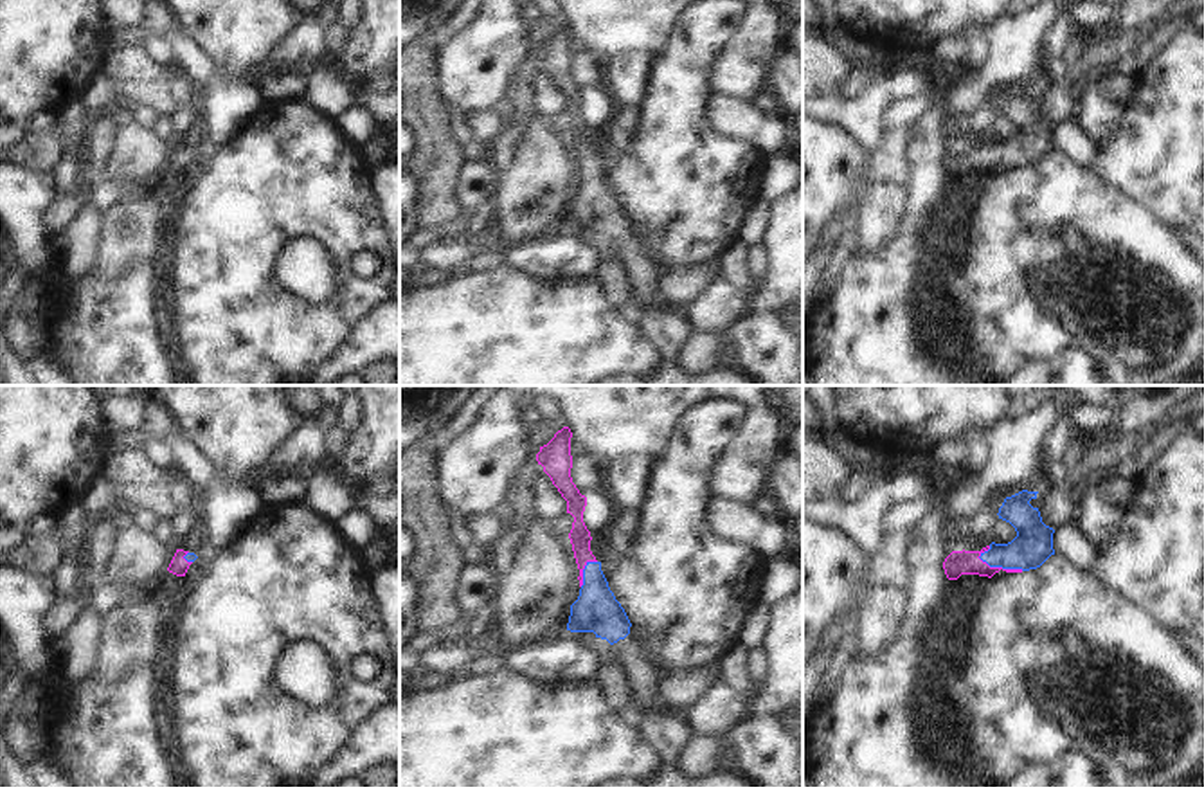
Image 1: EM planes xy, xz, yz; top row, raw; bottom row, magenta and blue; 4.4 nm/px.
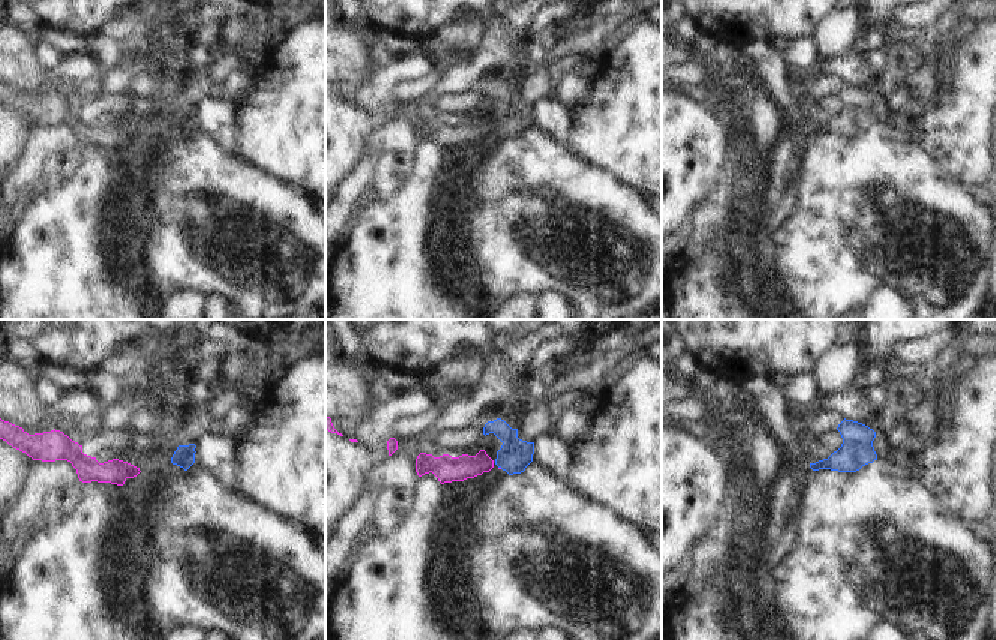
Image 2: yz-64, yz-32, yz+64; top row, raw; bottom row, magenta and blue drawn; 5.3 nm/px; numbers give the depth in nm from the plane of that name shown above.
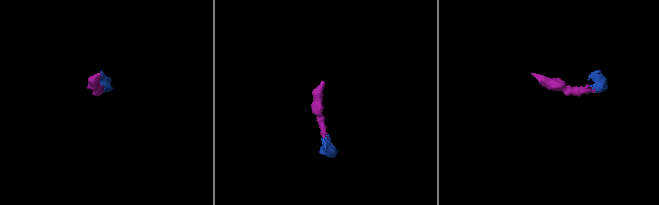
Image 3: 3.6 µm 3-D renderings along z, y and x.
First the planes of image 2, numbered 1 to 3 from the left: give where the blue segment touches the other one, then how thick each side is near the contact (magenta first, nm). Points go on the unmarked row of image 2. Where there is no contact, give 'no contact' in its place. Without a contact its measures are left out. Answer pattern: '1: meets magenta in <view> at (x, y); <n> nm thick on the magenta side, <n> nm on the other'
1: no contact
2: no contact
3: no contact

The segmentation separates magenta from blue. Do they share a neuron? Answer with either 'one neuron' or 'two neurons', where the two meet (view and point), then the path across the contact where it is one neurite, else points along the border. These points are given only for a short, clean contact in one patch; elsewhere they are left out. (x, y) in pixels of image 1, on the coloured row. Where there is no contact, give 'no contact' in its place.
one neuron | yz (1001, 568) | across yz (958, 562), (987, 562), (1001, 568), (1033, 544)

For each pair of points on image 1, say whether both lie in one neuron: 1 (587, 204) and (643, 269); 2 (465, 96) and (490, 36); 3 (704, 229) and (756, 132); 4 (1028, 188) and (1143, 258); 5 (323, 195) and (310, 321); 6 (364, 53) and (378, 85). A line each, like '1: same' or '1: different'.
1: same
2: same
3: different
4: same
5: same
6: different

